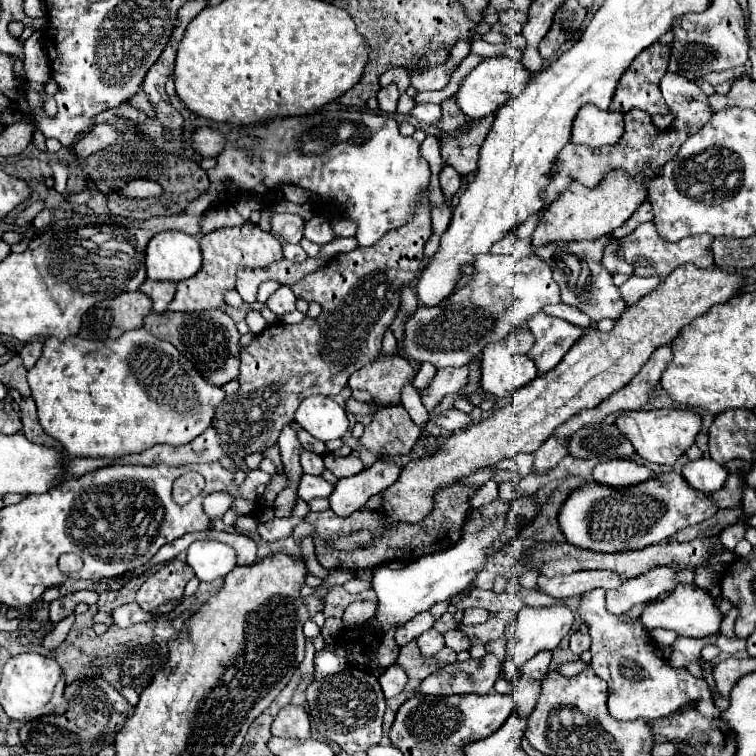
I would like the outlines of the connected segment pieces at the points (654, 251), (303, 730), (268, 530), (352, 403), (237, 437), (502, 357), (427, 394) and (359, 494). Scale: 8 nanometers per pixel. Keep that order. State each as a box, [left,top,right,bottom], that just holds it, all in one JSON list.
[[621,223,713,277],[271,705,311,739],[257,517,295,541],[345,397,379,415],[119,199,431,465],[481,343,537,399],[419,367,469,411],[329,457,401,517]]

